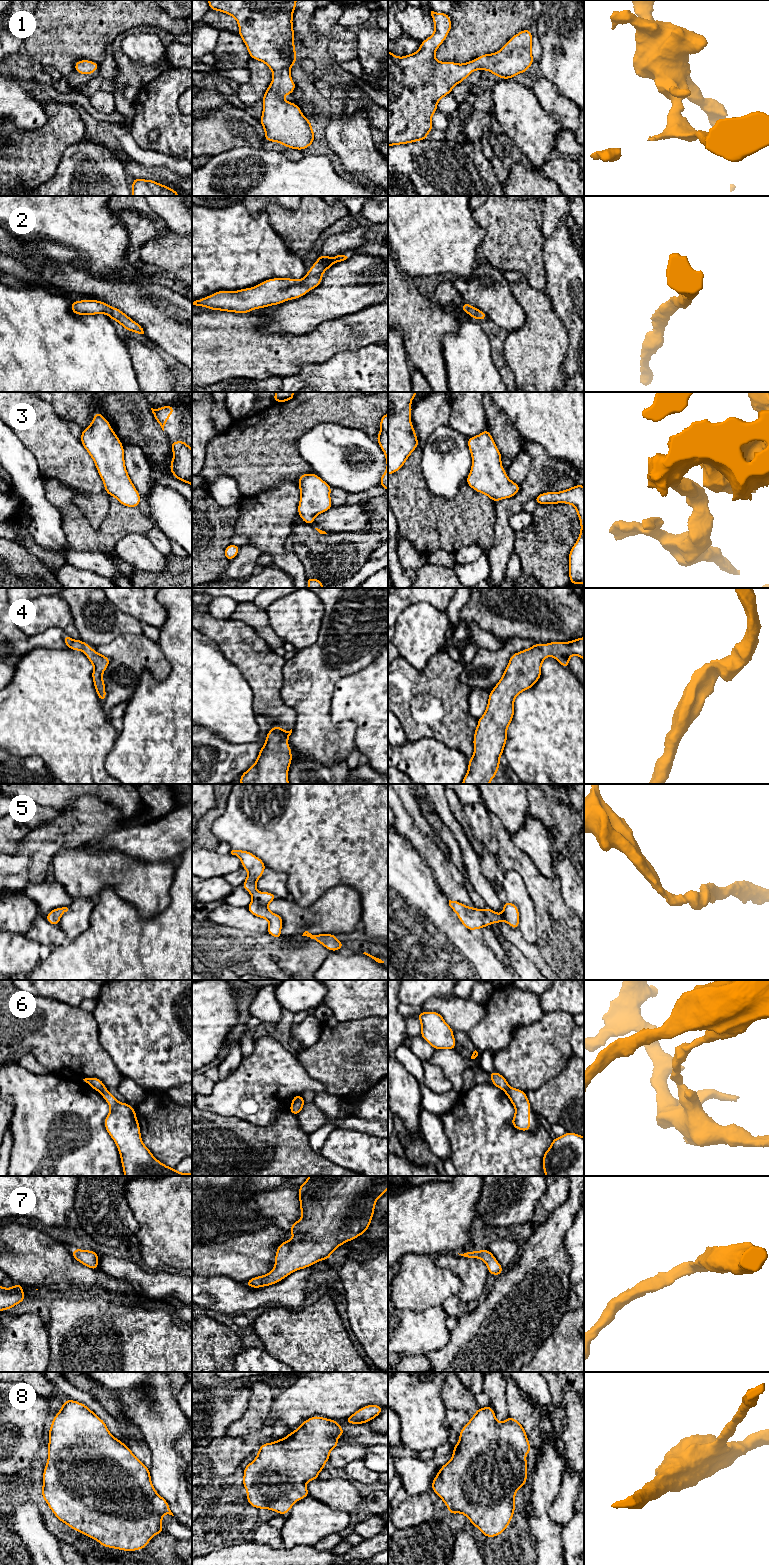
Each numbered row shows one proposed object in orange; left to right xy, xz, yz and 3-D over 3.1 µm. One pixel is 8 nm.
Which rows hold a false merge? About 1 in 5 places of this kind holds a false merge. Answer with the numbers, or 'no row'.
6

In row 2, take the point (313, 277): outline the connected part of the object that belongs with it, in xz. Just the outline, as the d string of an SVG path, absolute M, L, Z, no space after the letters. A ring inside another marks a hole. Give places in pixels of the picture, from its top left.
M342 254L320 255L318 260L300 280L291 278L273 278L252 287L237 291L218 291L198 299L192 305L211 310L235 313L250 313L251 310L278 305L291 299L297 299L321 284L324 272L335 264L346 260Z

